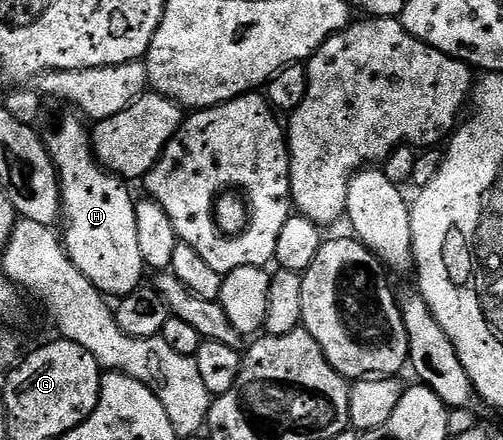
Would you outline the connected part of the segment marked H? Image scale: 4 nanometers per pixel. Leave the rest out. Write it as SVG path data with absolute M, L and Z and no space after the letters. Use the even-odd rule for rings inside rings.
M71 113L72 115L64 115L61 119L56 119L48 127L48 135L46 134L46 146L48 149L48 156L52 158L52 163L56 167L56 173L58 176L58 186L60 188L60 210L62 212L62 227L64 223L64 231L62 230L62 243L67 250L69 258L74 261L74 265L78 265L78 269L83 273L87 279L91 281L97 289L105 297L123 297L129 295L137 287L141 286L145 282L144 274L146 274L146 268L142 261L142 252L138 250L138 221L136 220L136 204L137 200L132 199L132 195L128 192L129 184L125 180L121 179L119 175L112 174L111 171L106 171L96 162L92 152L90 144L90 131L86 126L84 128L85 120L81 118L79 114Z

